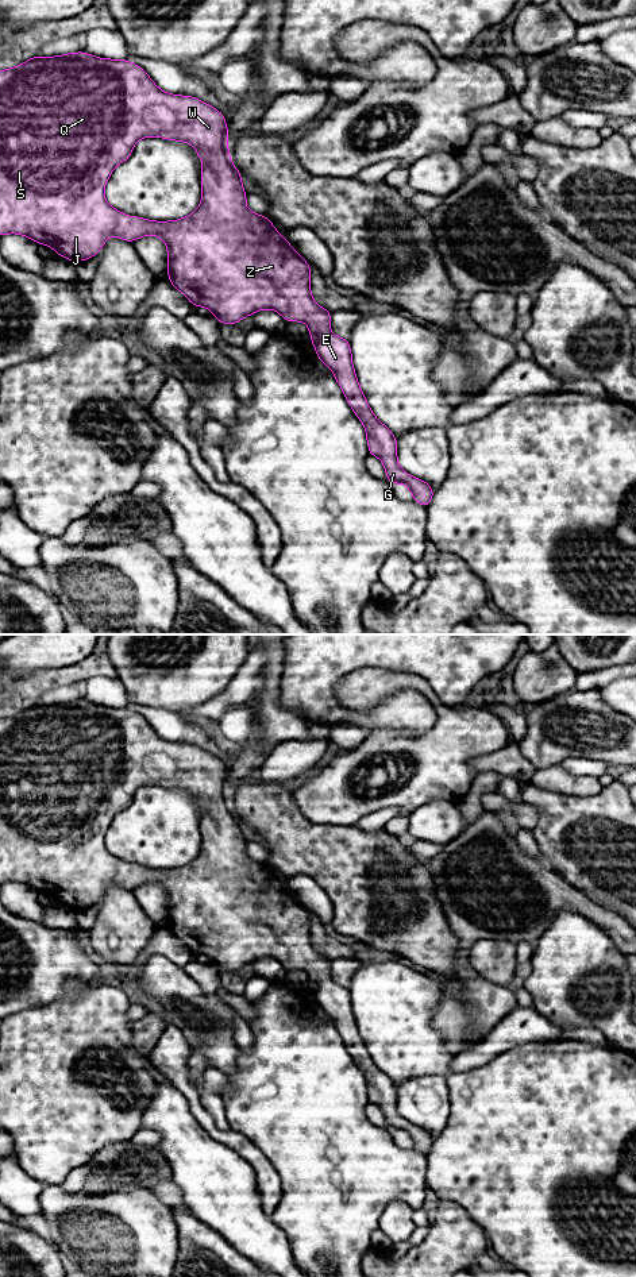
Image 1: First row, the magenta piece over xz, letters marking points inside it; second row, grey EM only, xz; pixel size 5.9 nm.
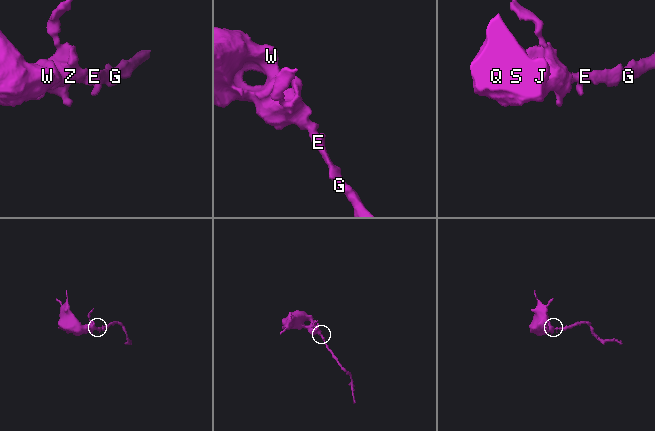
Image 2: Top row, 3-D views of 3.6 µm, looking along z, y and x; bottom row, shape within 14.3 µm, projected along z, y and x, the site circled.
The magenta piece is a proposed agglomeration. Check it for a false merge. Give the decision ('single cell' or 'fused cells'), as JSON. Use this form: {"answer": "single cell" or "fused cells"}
{"answer": "single cell"}

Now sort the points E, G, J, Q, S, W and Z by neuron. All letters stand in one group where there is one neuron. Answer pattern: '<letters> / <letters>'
E G J Q S W Z

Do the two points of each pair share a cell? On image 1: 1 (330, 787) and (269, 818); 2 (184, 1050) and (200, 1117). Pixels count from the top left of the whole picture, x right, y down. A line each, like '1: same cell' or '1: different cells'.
1: different cells
2: same cell

